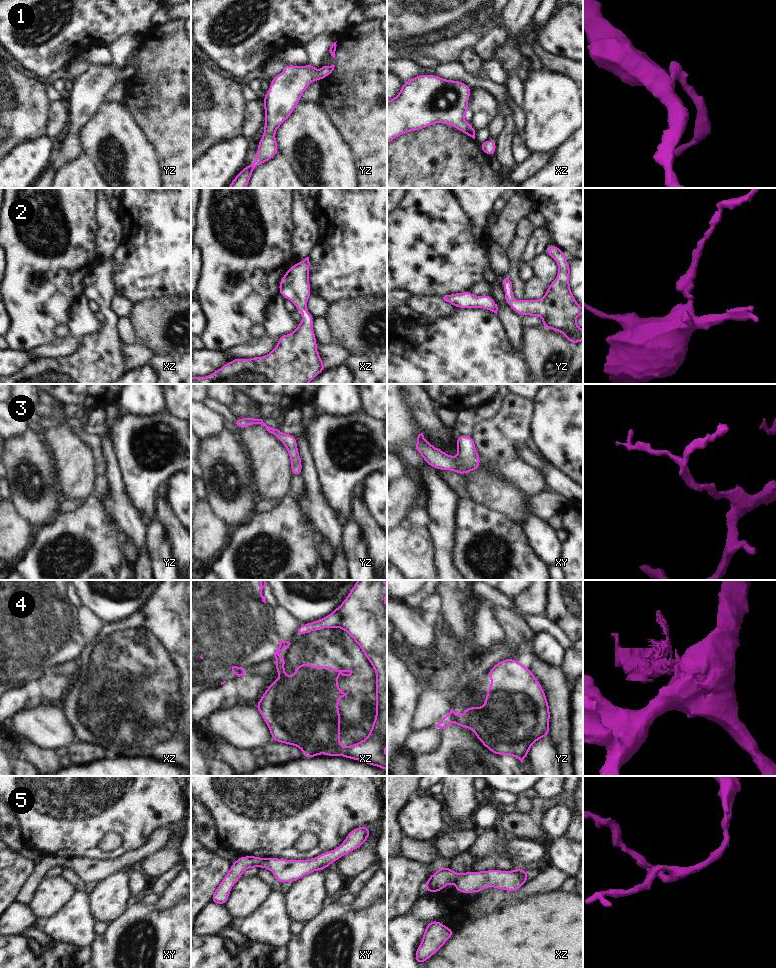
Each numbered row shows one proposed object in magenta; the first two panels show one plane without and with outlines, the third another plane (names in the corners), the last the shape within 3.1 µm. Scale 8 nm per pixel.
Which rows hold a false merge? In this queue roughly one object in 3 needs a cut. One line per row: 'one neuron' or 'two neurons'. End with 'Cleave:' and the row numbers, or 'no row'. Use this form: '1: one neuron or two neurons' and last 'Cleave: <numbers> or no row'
1: one neuron
2: one neuron
3: one neuron
4: two neurons
5: one neuron
Cleave: 4

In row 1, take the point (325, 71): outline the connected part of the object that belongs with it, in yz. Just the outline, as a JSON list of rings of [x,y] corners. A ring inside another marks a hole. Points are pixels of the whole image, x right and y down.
[[[312,62],[306,66],[286,64],[283,71],[273,77],[268,93],[262,96],[266,117],[264,133],[257,147],[257,156],[253,163],[238,173],[227,188],[246,188],[253,170],[263,162],[271,160],[279,152],[275,138],[276,130],[293,113],[308,86],[316,80],[322,81],[328,77],[334,67],[333,64],[316,70]]]

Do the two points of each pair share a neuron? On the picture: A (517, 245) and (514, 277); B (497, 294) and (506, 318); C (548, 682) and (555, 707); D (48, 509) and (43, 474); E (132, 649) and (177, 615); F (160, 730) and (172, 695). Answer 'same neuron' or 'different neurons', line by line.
A: same neuron
B: same neuron
C: same neuron
D: same neuron
E: same neuron
F: same neuron

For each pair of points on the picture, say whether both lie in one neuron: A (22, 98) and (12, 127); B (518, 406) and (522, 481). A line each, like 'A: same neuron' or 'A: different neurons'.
A: same neuron
B: same neuron

